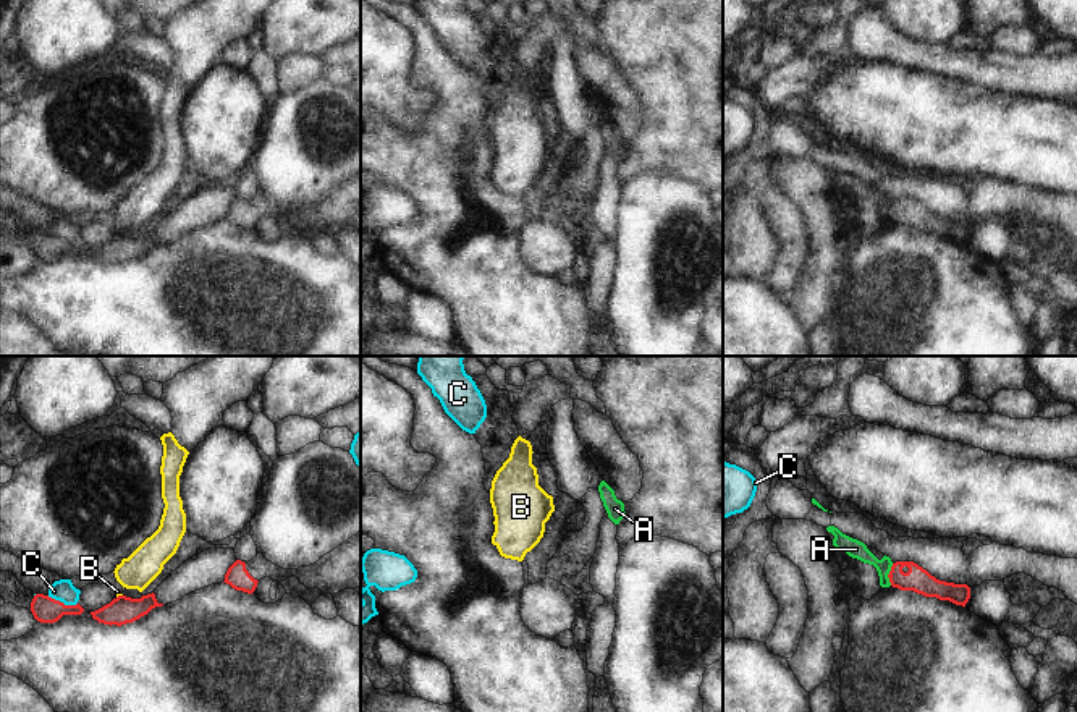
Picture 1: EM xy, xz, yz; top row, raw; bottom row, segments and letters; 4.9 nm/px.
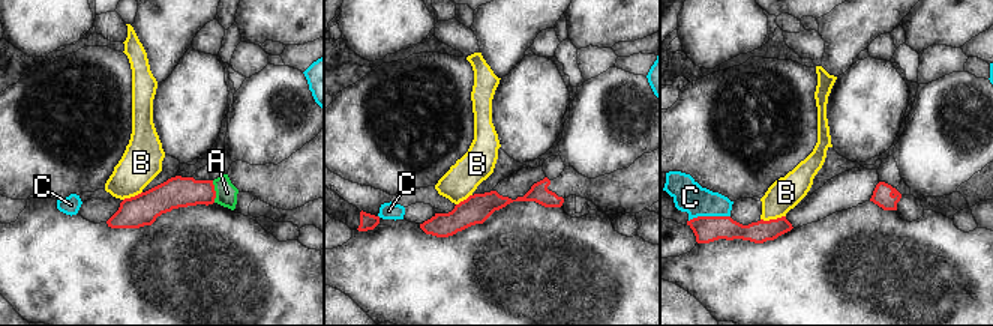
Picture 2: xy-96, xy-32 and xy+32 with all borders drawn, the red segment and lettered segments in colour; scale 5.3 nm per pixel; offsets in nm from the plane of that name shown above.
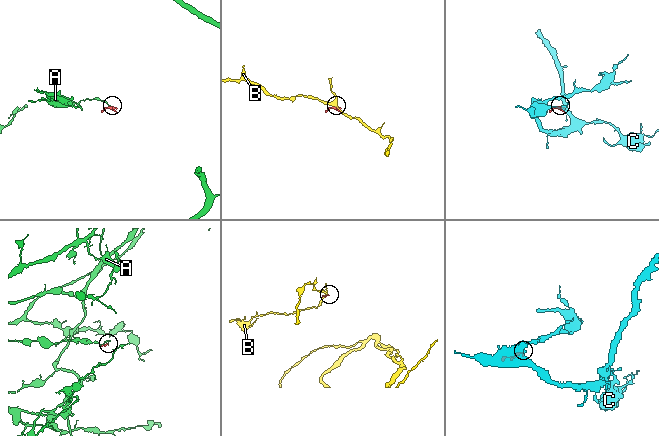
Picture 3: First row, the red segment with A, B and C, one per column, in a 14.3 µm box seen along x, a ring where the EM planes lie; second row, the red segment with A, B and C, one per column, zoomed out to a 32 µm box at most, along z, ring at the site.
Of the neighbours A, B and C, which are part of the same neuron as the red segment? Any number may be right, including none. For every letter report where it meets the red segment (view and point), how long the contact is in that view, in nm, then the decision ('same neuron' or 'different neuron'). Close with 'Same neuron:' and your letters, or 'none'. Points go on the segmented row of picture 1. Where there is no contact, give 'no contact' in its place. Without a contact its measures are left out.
A: contact yz (888, 575); length 110 nm; different neuron
B: contact xy (118, 596); length 40 nm; different neuron
C: contact xy (62, 602); length 160 nm; different neuron
Same neuron: none

